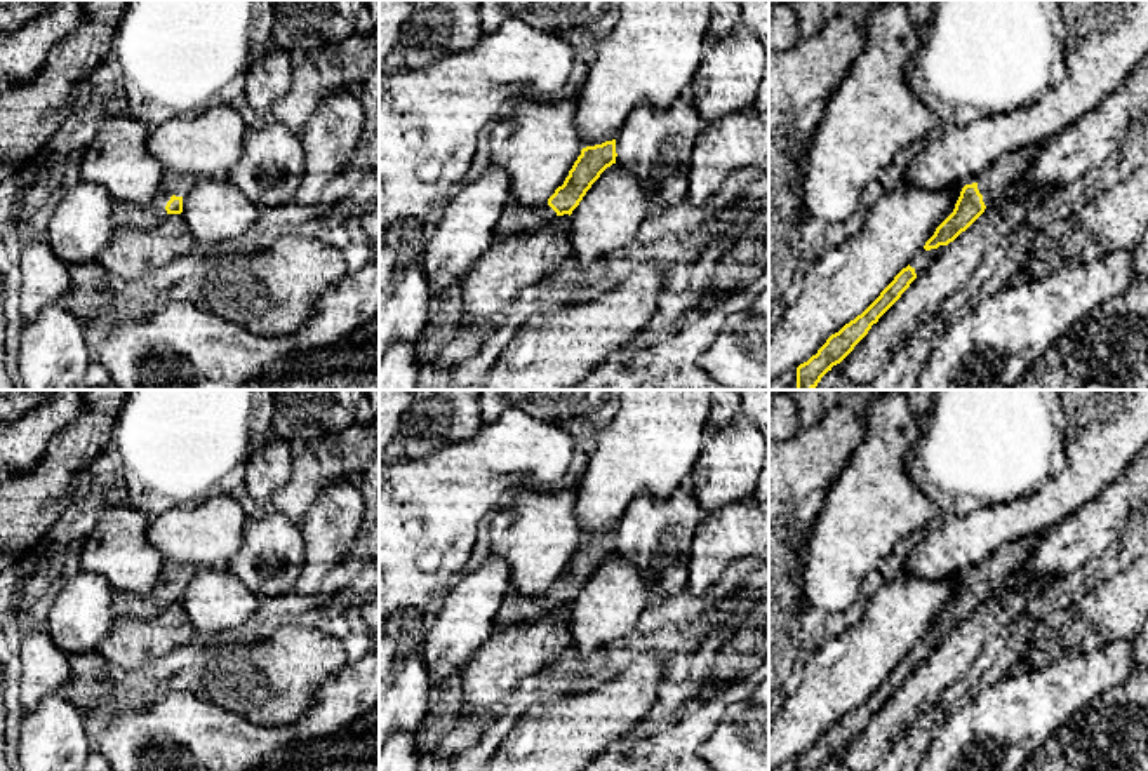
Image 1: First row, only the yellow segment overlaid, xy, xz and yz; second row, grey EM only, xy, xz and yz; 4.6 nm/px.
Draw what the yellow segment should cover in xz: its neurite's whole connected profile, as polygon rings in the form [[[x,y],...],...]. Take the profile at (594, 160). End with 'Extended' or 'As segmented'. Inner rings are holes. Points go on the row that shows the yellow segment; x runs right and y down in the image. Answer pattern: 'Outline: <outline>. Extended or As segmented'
Outline: [[[616,139],[583,148],[564,184],[544,204],[525,207],[508,198],[496,225],[494,238],[527,237],[557,216],[571,216],[600,174],[616,164],[616,157]]]. Extended

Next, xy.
Outline: [[[167,176],[160,188],[157,200],[150,205],[136,204],[113,204],[111,221],[115,228],[155,228],[169,214],[183,212],[181,181],[174,176]]]. Extended

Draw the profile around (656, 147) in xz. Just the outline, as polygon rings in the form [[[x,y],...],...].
[[[689,92],[666,110],[637,106],[616,137],[616,164],[642,184],[649,209],[687,200],[689,171],[703,129]]]

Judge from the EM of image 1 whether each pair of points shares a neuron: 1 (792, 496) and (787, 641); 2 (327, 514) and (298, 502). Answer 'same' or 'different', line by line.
1: same
2: different

